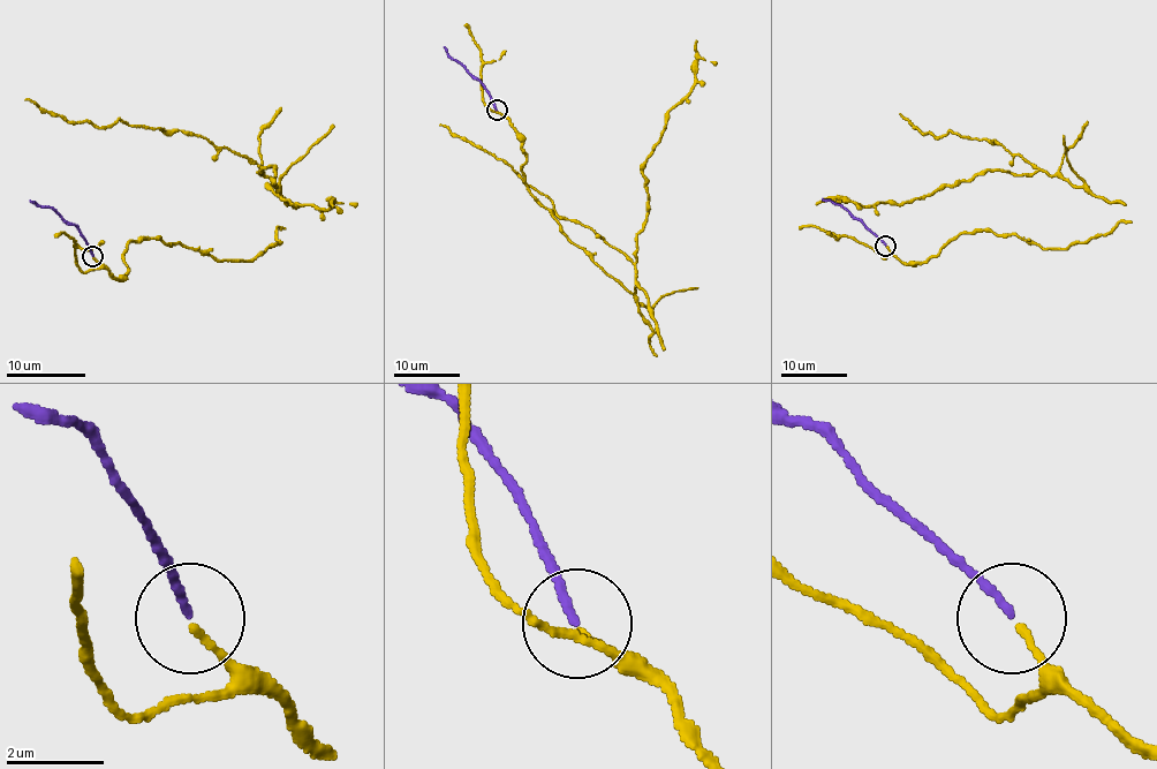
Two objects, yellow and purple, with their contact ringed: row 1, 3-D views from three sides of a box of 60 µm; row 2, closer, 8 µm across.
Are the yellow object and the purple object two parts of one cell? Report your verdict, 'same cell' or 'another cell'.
same cell

